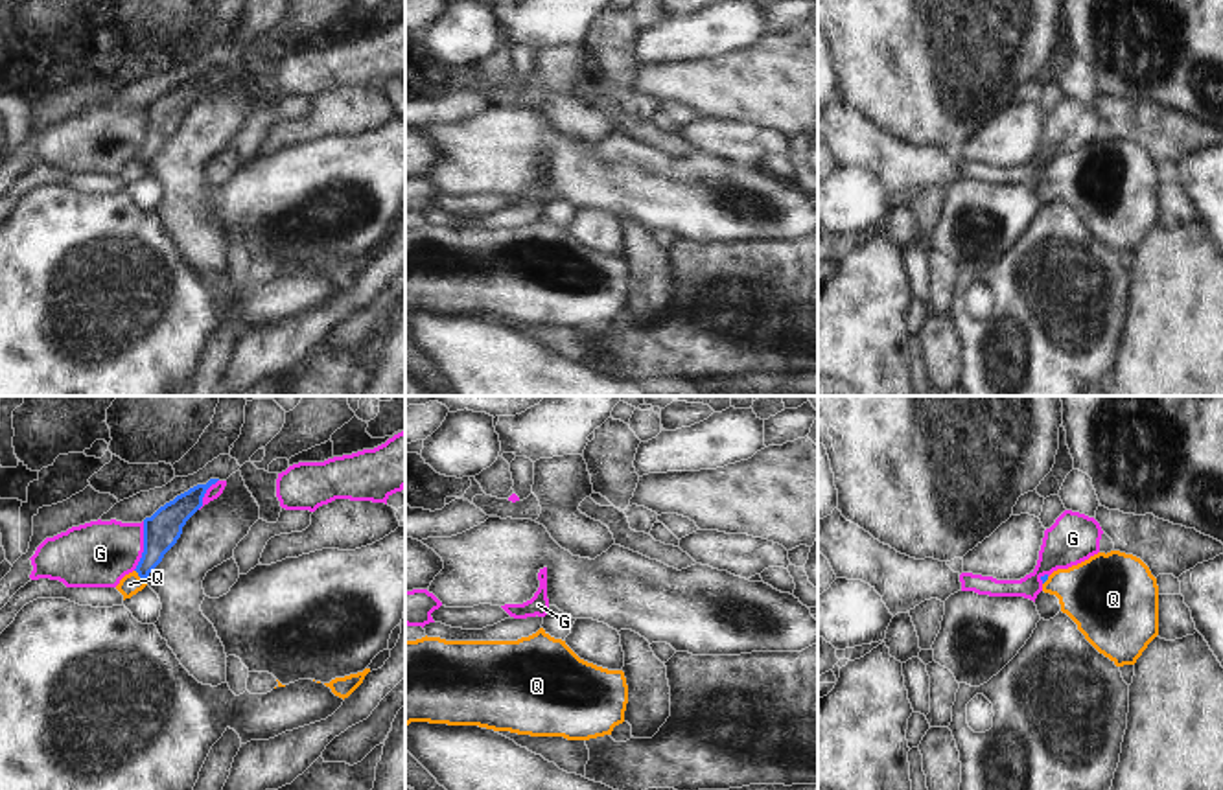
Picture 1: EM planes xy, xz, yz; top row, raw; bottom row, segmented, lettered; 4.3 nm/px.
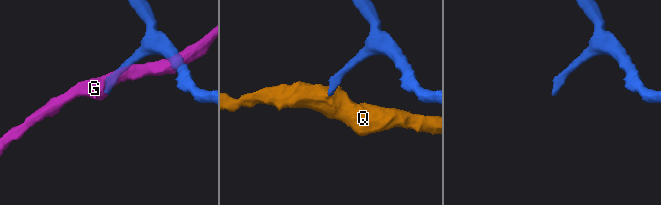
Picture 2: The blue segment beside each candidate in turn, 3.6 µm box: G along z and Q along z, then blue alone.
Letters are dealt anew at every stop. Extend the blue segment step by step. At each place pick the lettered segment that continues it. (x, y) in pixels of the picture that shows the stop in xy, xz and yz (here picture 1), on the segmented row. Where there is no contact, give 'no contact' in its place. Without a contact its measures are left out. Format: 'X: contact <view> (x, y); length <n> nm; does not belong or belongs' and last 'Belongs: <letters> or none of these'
G: contact xy (144, 546); length 220 nm; does not belong
Q: contact xy (140, 577); length 80 nm; does not belong
Belongs: none of these

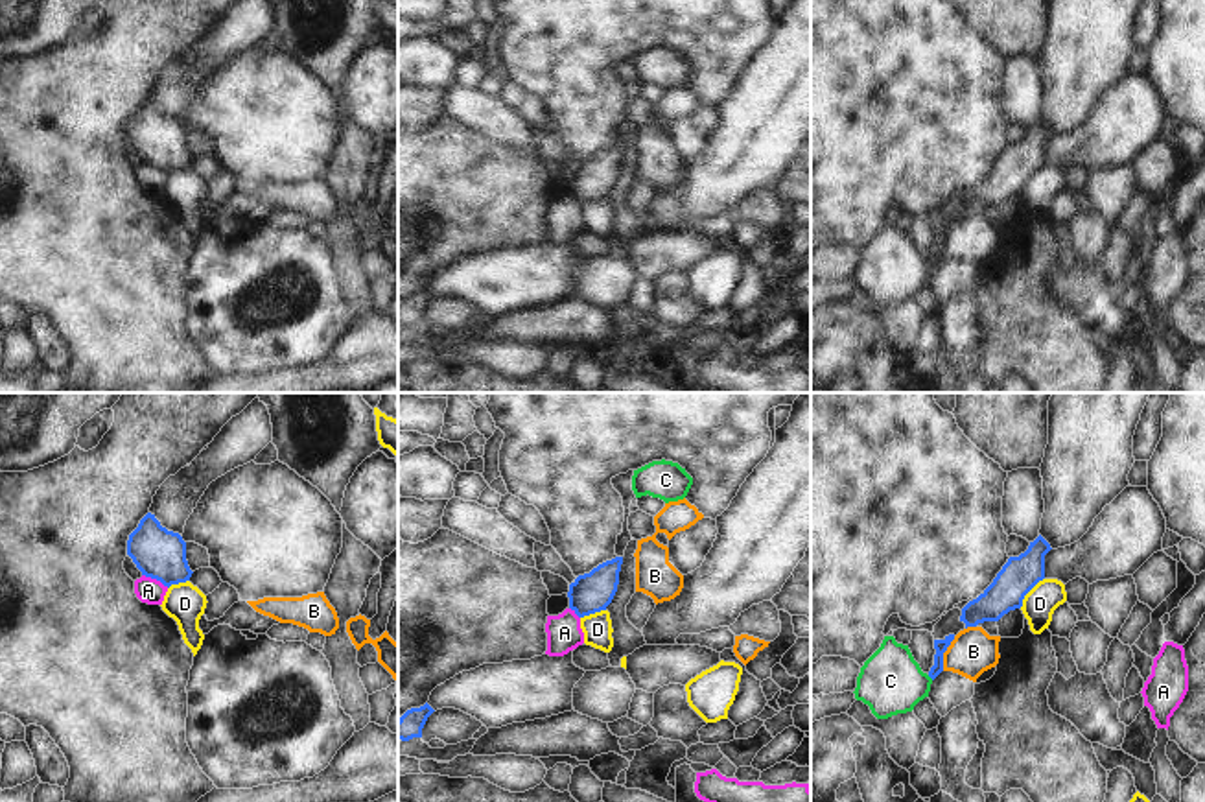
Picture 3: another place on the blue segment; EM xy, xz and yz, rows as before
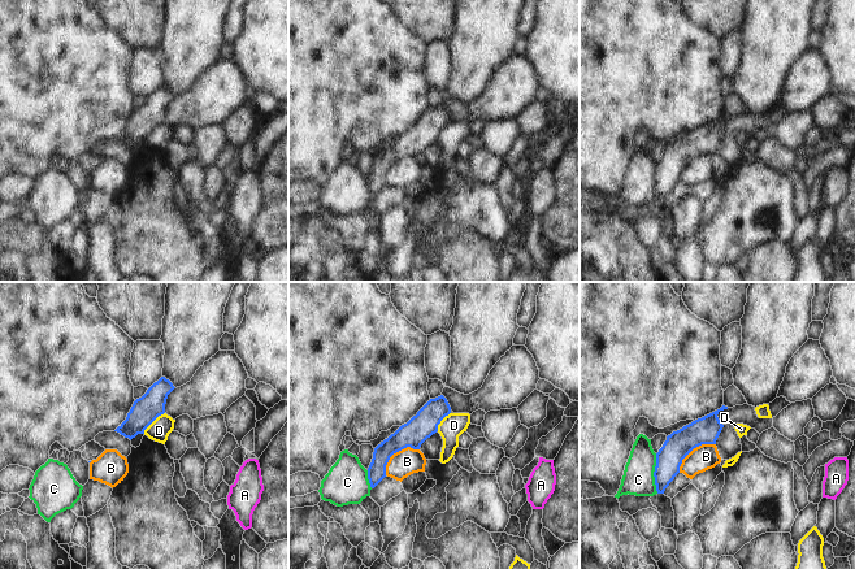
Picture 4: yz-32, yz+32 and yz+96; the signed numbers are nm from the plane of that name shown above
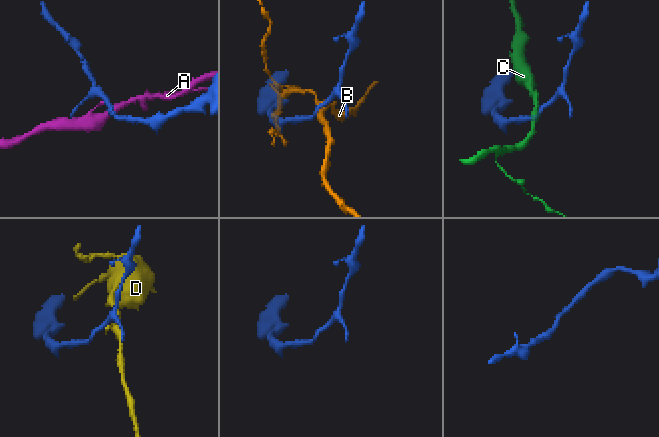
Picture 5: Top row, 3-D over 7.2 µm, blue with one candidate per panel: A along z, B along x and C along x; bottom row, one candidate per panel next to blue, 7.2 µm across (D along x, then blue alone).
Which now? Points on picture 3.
A: contact xy (155, 577); length 130 nm; does not belong
B: contact yz (944, 651); length 160 nm; does not belong
C: contact yz (931, 677); length 40 nm; does not belong
D: contact yz (1029, 590); length 170 nm; does not belong
Belongs: none of these

